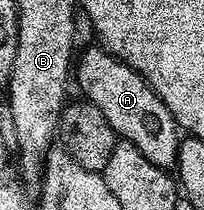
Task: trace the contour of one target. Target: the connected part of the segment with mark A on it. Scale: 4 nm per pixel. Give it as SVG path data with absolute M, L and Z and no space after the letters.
M93 44L84 55L74 62L74 82L80 85L85 99L96 105L109 121L110 128L123 141L134 144L150 164L171 171L178 163L182 131L177 126L170 108L162 104L160 97L150 88L150 84L134 68L109 54L103 46Z

